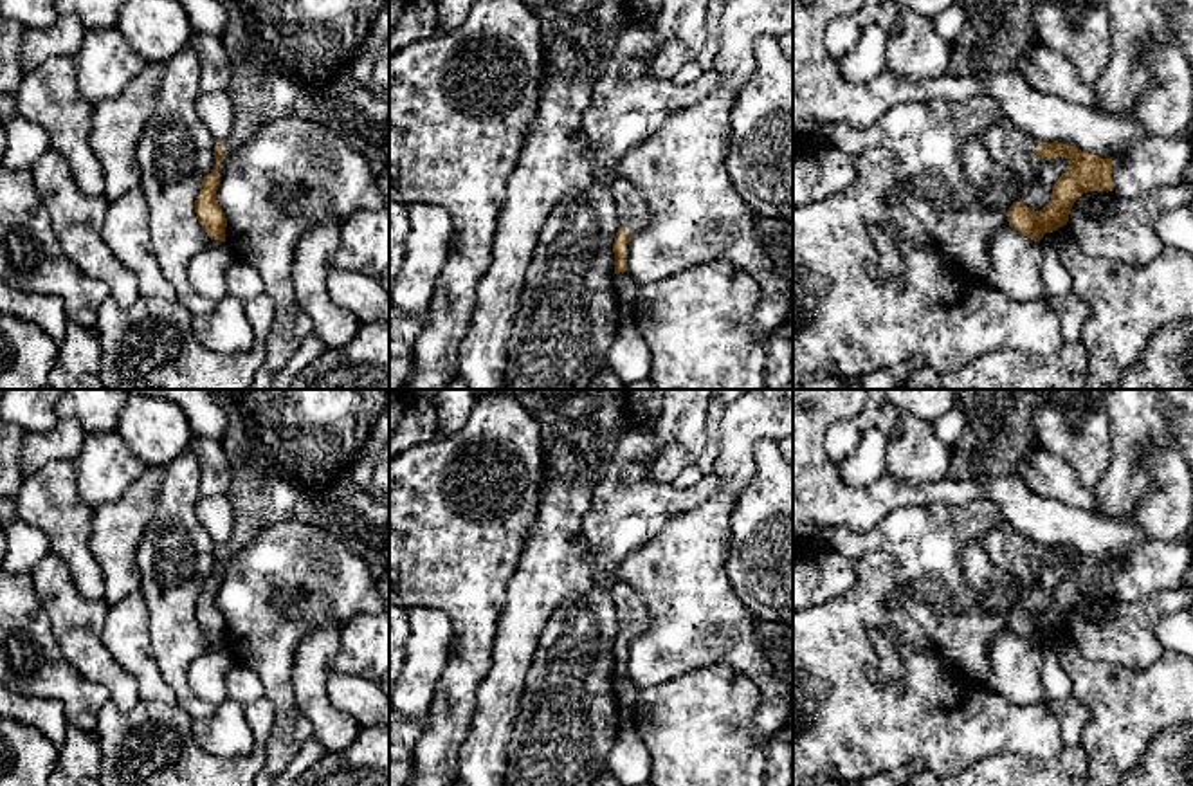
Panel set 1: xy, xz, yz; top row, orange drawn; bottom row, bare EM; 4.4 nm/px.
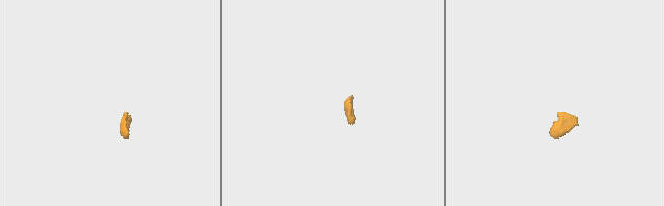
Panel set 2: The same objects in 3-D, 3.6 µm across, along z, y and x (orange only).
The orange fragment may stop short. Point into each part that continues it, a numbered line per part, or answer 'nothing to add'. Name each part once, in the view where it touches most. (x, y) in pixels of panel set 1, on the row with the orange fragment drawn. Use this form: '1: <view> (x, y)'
1: yz (1011, 146)

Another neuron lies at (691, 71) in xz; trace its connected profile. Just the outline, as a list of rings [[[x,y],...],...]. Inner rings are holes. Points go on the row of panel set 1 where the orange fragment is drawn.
[[[687,59],[685,65],[678,70],[678,74],[672,78],[676,85],[690,85],[696,79],[699,79],[703,74],[701,67],[696,63],[696,59]]]

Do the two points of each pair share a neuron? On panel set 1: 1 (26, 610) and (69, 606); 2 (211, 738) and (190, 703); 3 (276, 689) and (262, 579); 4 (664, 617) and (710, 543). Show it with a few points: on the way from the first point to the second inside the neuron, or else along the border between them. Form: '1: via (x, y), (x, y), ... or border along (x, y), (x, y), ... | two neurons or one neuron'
1: border along (31, 574), (31, 584), (60, 648) | two neurons
2: border along (217, 707), (211, 714), (195, 722) | two neurons
3: via (273, 662), (265, 644), (265, 606) | one neuron
4: via (682, 599), (683, 570), (692, 561) | one neuron

